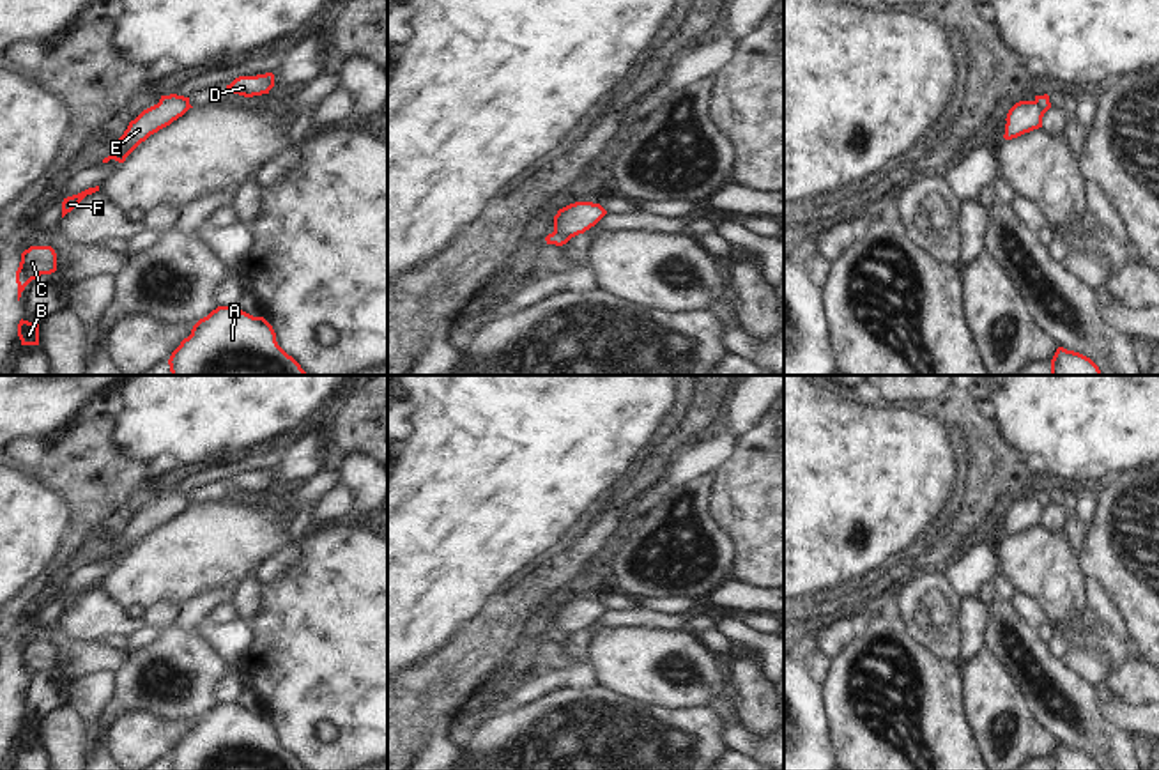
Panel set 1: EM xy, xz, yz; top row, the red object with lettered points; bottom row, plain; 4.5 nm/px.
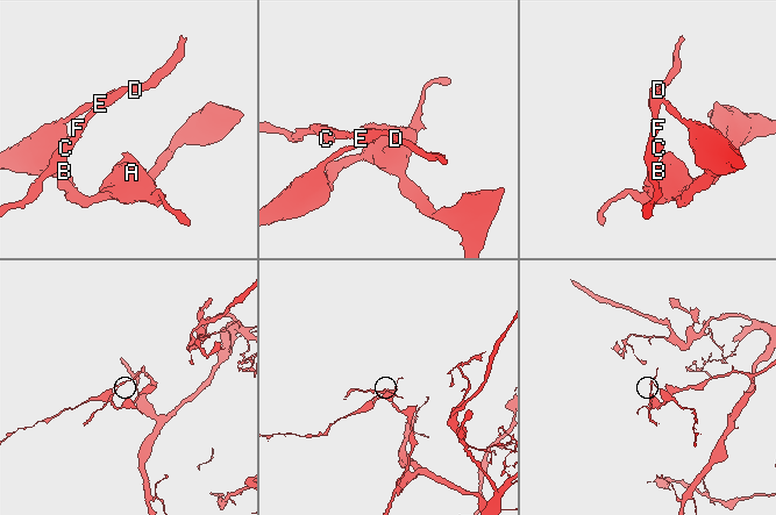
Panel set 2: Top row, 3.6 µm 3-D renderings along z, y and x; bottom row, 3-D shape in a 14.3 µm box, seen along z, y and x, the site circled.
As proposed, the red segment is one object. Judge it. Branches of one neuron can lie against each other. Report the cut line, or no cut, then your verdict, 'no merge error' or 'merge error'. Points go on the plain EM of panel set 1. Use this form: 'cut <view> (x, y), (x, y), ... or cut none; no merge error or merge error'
cut xz (554, 627), (570, 634); merge error

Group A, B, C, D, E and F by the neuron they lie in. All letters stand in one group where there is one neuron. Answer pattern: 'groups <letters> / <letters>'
groups A / B C D E F

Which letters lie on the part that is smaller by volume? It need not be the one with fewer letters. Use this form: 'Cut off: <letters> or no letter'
Cut off: B, C, D, E, F

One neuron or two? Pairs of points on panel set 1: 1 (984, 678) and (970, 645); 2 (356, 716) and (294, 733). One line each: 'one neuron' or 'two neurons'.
1: two neurons
2: one neuron

